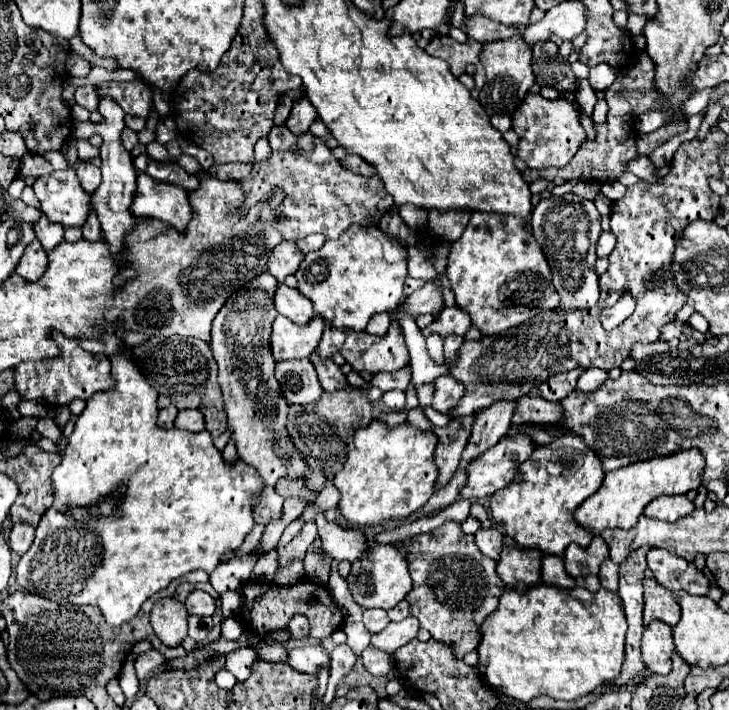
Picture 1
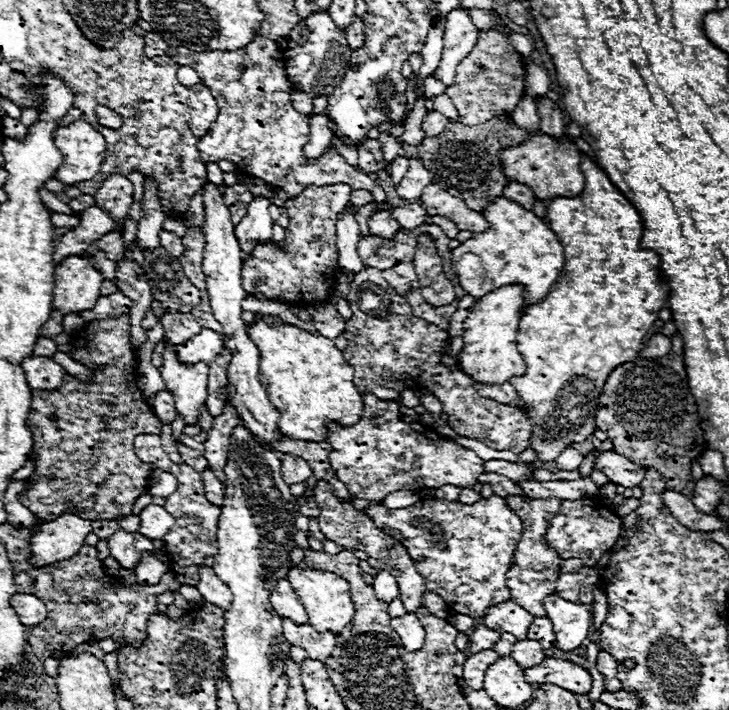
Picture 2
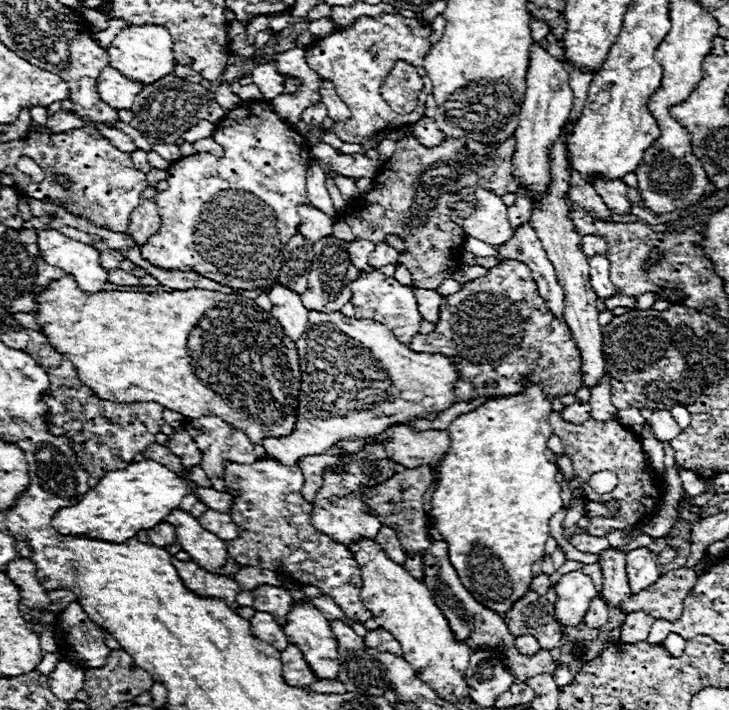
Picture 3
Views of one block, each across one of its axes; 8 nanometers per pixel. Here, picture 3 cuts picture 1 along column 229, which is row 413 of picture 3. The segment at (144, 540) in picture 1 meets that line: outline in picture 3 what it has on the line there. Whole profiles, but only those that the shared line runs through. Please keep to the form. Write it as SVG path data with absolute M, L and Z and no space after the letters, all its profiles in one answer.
M526 378L524 382L524 390L520 394L510 394L510 396L496 396L496 398L490 398L486 400L482 406L478 406L476 410L468 412L468 414L462 414L458 416L448 428L448 436L450 436L450 448L448 448L448 454L442 458L440 462L440 484L436 488L436 492L432 494L432 516L436 520L436 528L438 532L444 536L446 544L448 544L448 554L450 554L450 562L452 566L456 568L462 584L466 586L466 590L480 602L484 604L486 608L498 612L502 616L502 612L508 612L508 608L520 600L520 596L524 596L524 592L530 588L530 582L532 582L532 564L536 560L540 560L544 556L544 544L546 544L546 538L550 534L550 528L548 528L548 520L562 508L562 498L560 498L560 484L556 482L556 466L552 462L546 460L546 442L548 438L552 436L552 428L550 428L550 418L552 414L552 400L544 394L542 386L540 384L534 384L530 382L530 378Z

